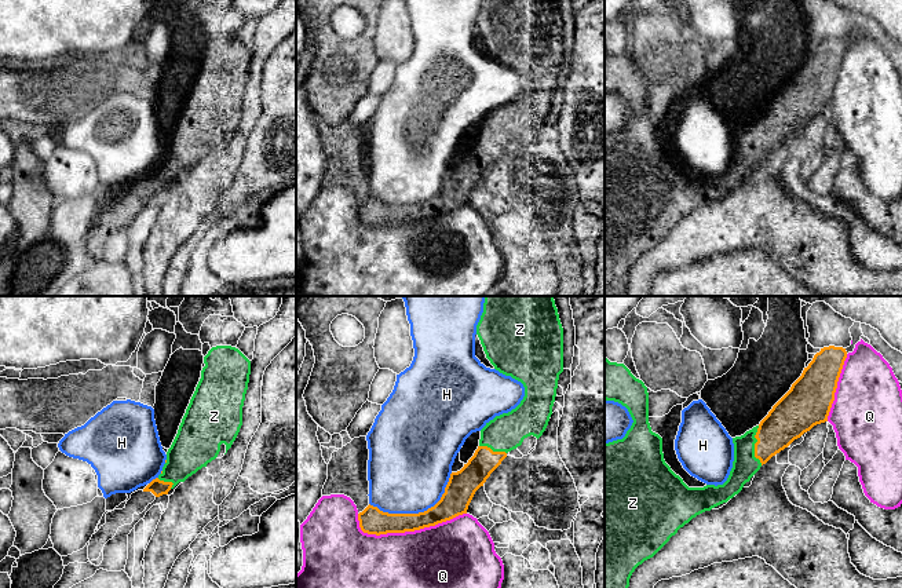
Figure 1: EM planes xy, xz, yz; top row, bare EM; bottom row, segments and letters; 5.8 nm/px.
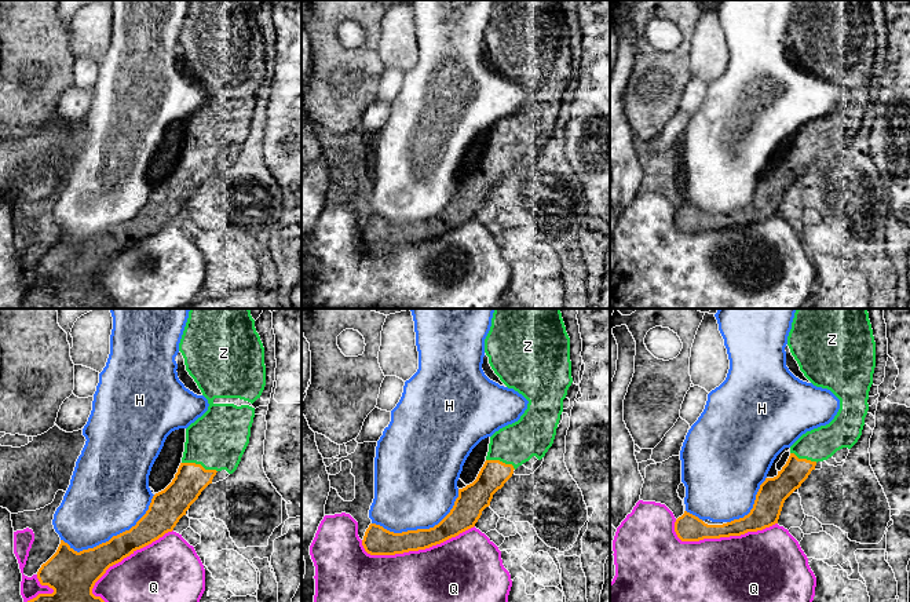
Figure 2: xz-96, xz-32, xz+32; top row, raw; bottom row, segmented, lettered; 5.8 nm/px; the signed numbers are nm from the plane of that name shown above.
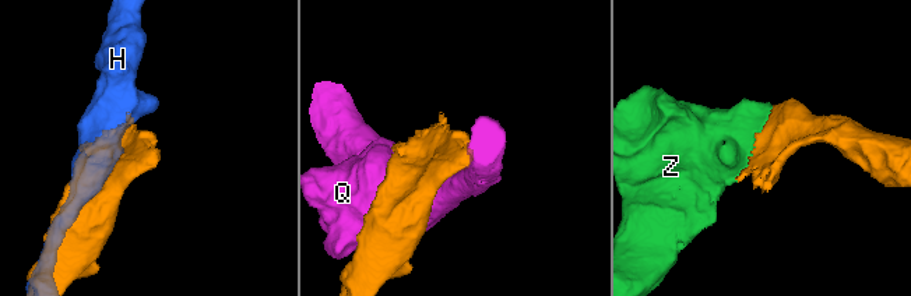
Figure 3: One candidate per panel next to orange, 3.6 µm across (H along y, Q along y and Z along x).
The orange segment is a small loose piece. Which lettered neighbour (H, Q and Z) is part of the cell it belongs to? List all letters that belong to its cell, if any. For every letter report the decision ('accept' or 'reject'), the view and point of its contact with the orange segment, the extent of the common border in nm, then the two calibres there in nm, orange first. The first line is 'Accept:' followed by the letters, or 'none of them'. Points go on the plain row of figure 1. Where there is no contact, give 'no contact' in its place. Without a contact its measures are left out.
Accept: Z
H: reject; contact xz (419, 204); length 500 nm; calibres 170 and 480 nm
Q: reject; contact xz (408, 222); length 650 nm; calibres 160 and 480 nm
Z: accept; contact yz (755, 137); length 240 nm; calibres 240 and 150 nm

